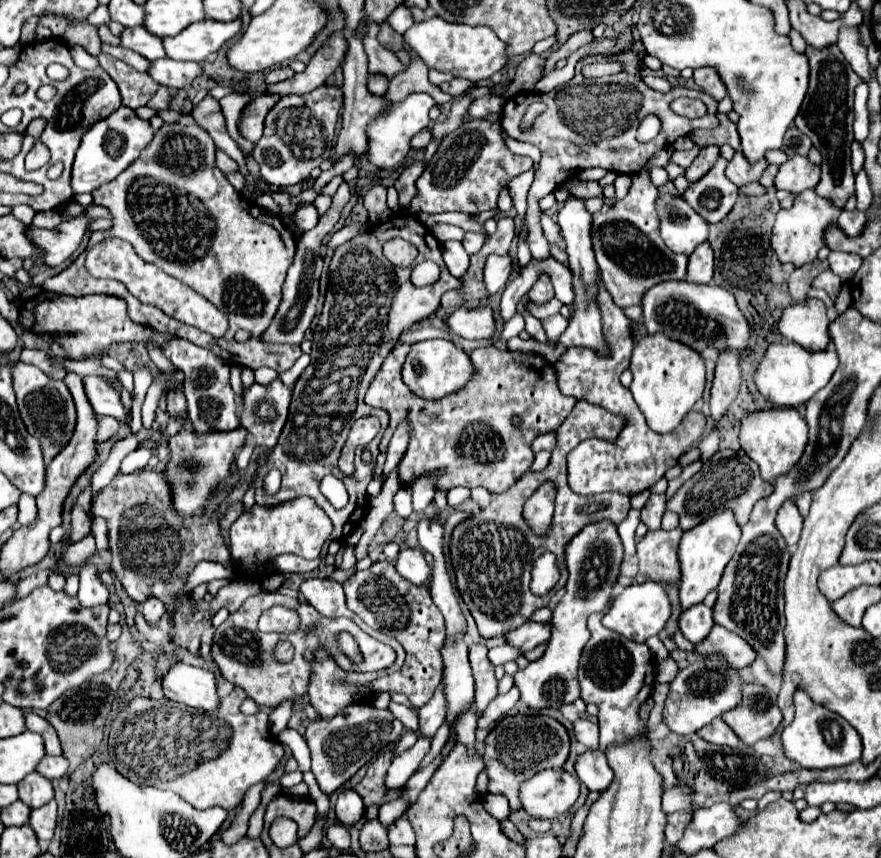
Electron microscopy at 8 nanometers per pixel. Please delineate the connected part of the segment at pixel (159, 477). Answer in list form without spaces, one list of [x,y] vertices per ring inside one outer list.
[[[139,471],[139,473],[117,473],[113,481],[93,495],[91,499],[91,513],[95,517],[107,519],[109,525],[109,553],[111,553],[111,571],[113,575],[121,581],[123,589],[127,595],[135,601],[145,601],[149,595],[159,597],[167,607],[173,603],[173,595],[183,589],[183,583],[187,581],[187,575],[199,561],[219,561],[225,567],[233,569],[233,561],[229,555],[229,547],[223,545],[221,533],[219,533],[219,523],[217,523],[217,509],[221,501],[225,499],[225,493],[219,493],[211,505],[205,507],[203,515],[193,515],[193,517],[179,517],[175,509],[171,507],[171,497],[169,497],[169,487],[165,481],[165,473],[157,471]]]

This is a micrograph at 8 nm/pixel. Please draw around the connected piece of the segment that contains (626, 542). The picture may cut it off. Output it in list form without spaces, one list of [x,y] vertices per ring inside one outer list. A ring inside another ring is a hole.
[[[631,509],[629,511],[629,517],[617,527],[619,537],[623,541],[623,547],[625,547],[625,559],[635,553],[635,541],[633,541],[633,537],[635,537],[635,527],[637,525],[639,525],[639,511],[637,509]]]

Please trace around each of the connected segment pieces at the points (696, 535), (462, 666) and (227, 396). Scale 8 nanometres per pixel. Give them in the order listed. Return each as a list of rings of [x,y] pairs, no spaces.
[[[729,511],[713,515],[711,519],[683,533],[681,543],[679,543],[679,561],[681,561],[679,599],[681,599],[683,609],[701,603],[705,595],[719,585],[723,569],[733,557],[739,539],[741,539],[741,527],[737,525],[737,519]]]
[[[463,637],[443,645],[443,683],[447,697],[447,721],[453,725],[455,717],[475,698],[475,681],[469,669],[469,649]]]
[[[173,339],[161,349],[169,361],[183,371],[183,393],[187,397],[187,413],[189,421],[193,423],[193,429],[197,435],[211,433],[211,431],[233,431],[239,427],[239,419],[235,415],[235,393],[229,383],[229,363],[221,361],[213,351],[193,345],[185,339]]]

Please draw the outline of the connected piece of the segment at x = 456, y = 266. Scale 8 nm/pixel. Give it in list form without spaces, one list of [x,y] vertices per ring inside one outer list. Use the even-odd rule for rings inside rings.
[[[447,241],[443,243],[443,259],[453,277],[461,277],[469,267],[469,255],[463,249],[461,241]]]

